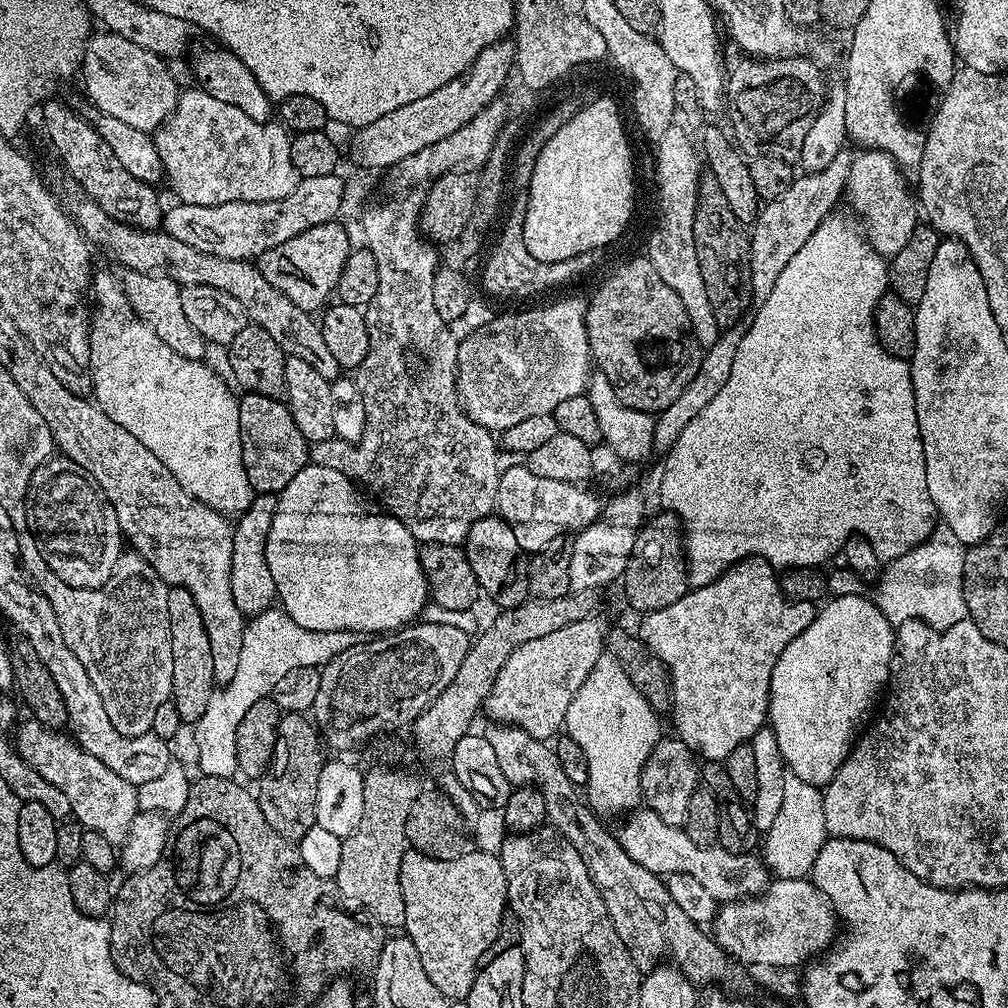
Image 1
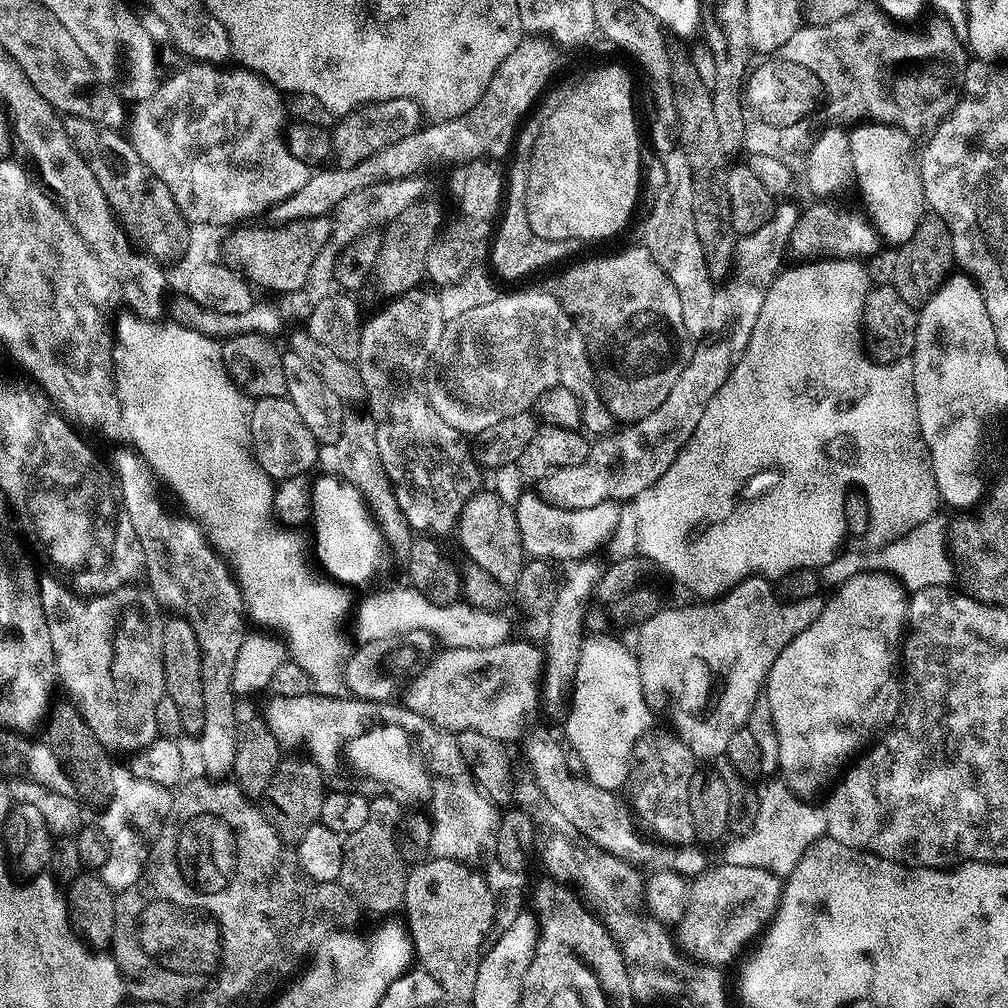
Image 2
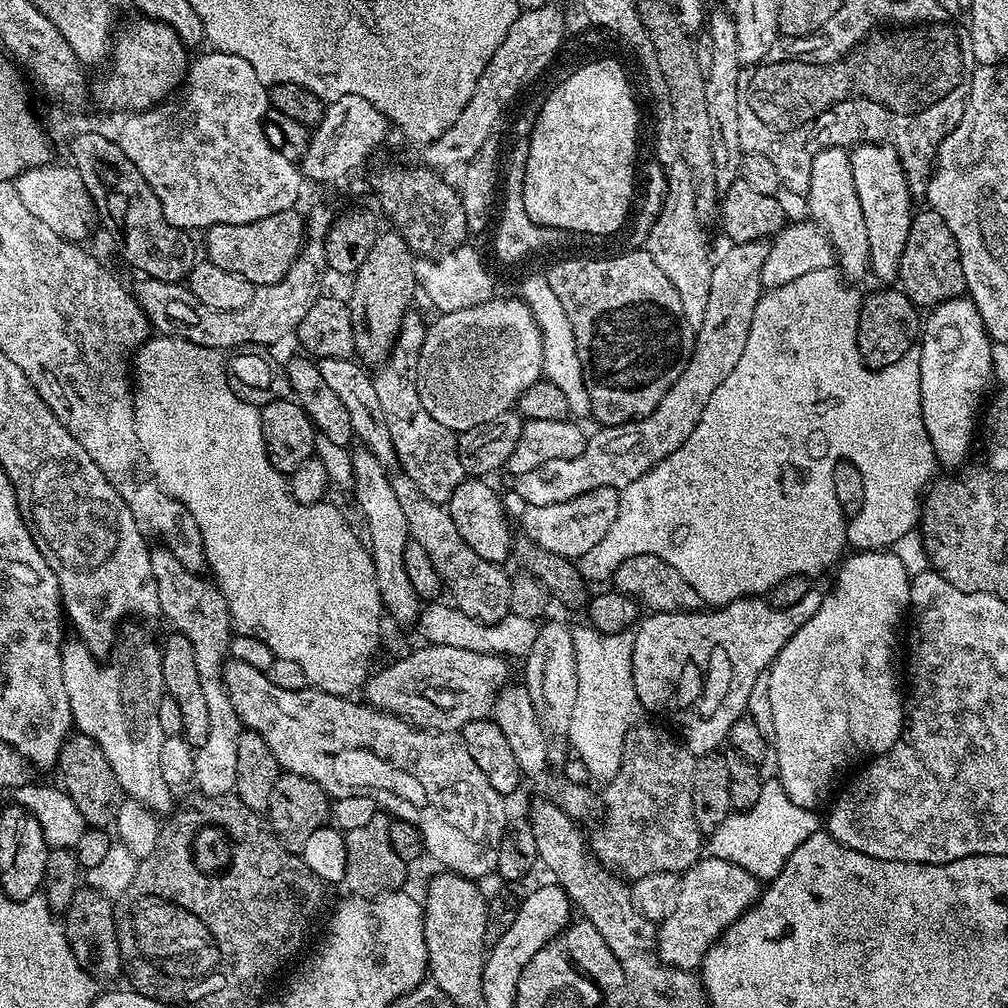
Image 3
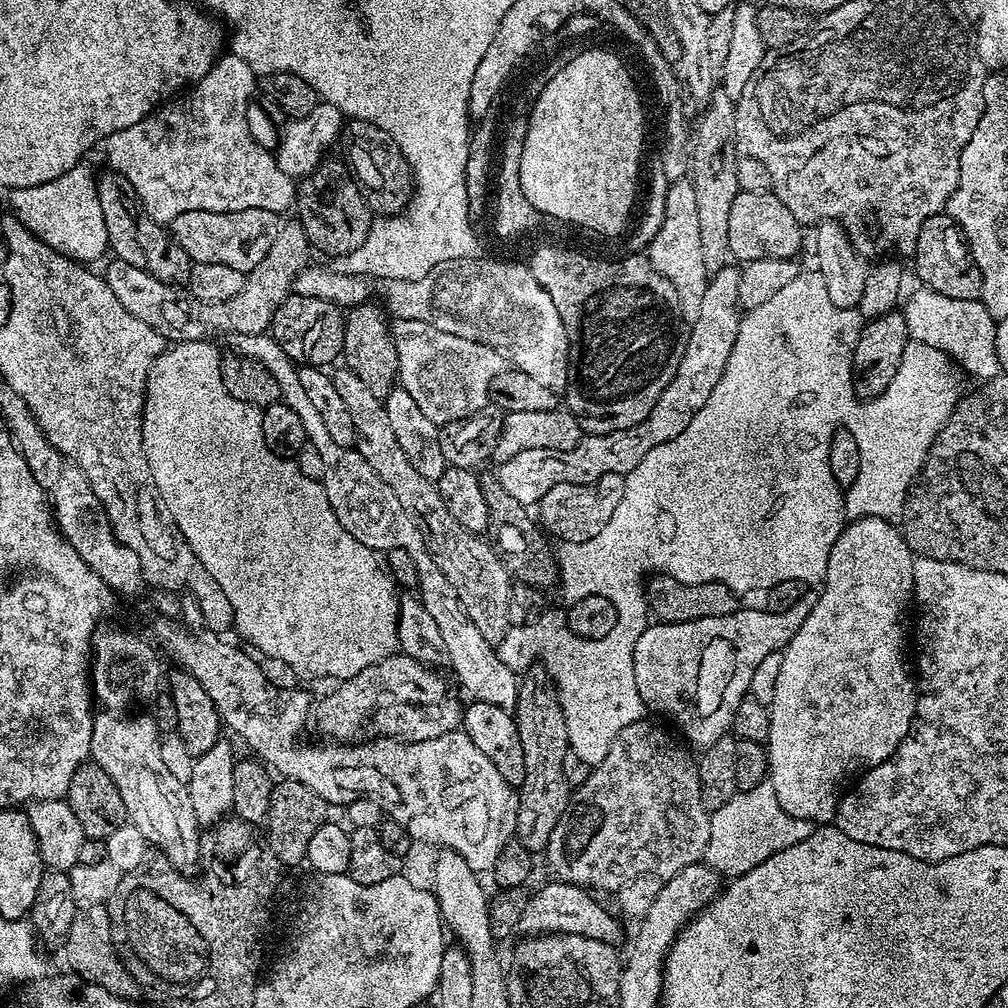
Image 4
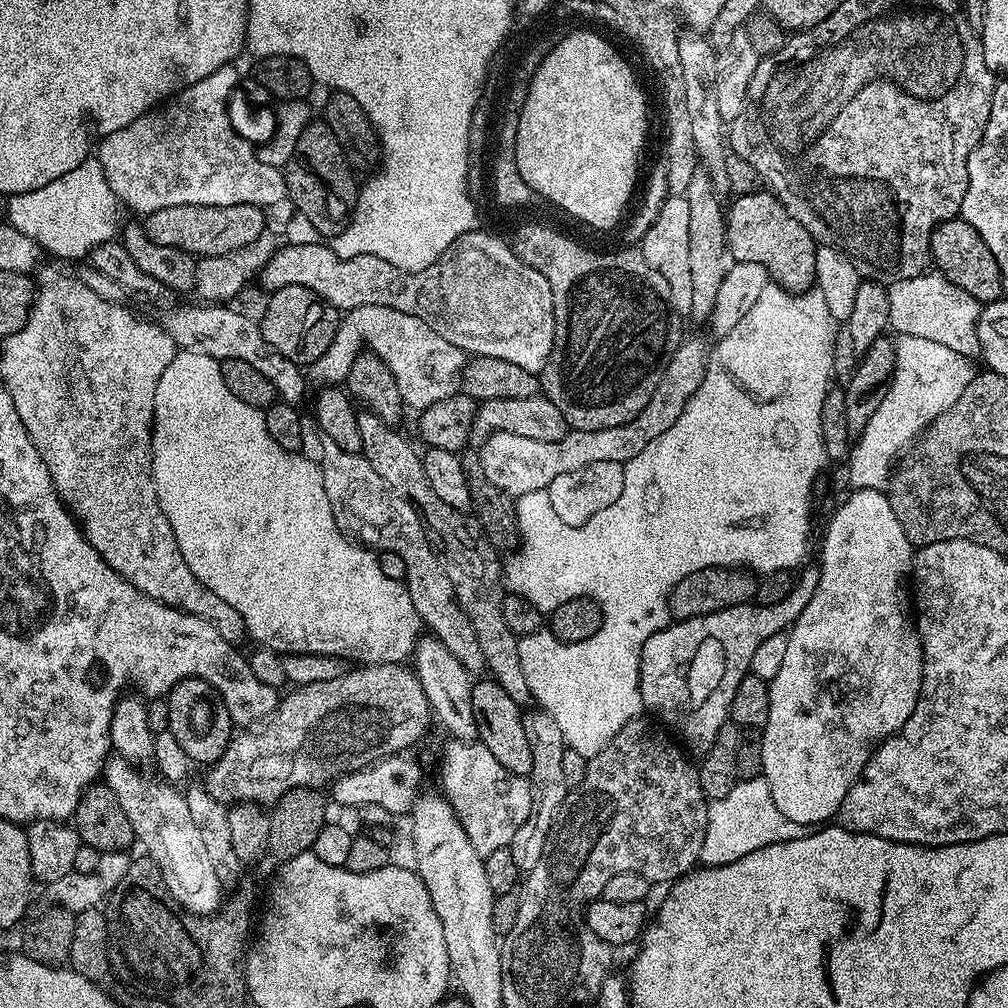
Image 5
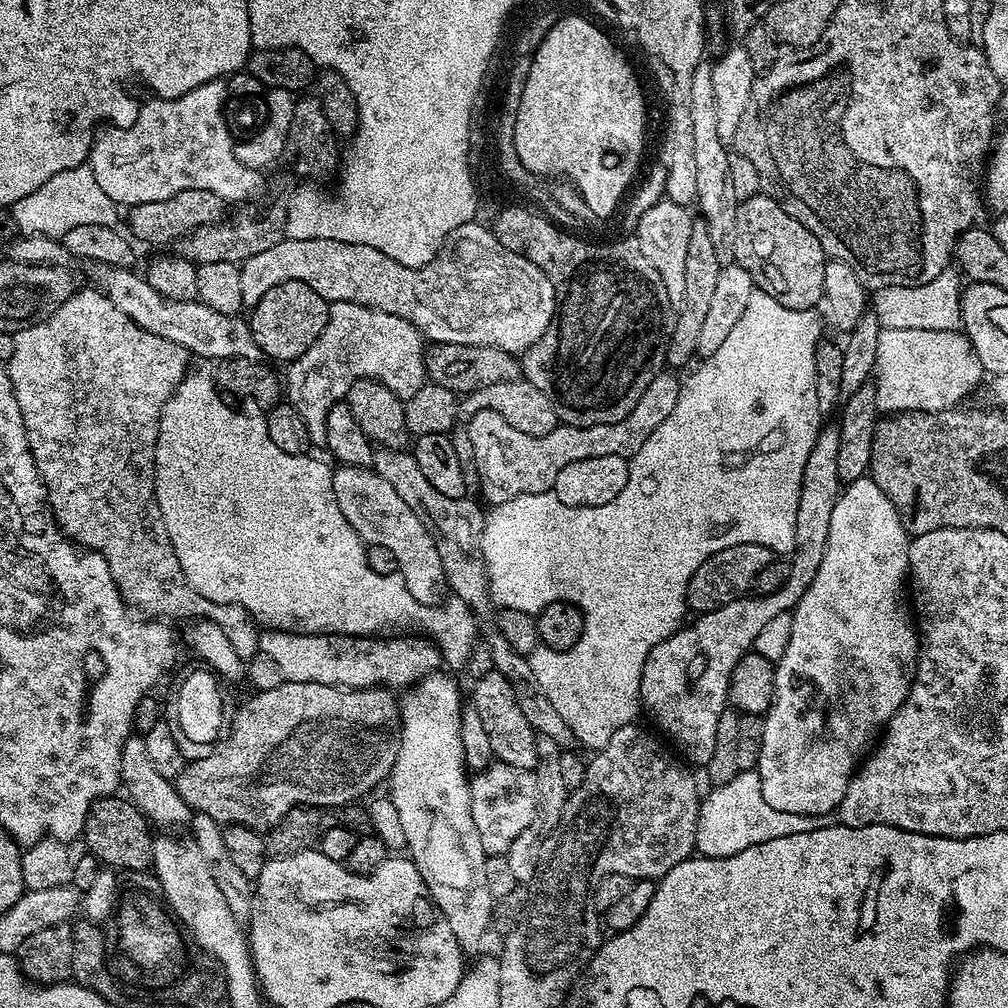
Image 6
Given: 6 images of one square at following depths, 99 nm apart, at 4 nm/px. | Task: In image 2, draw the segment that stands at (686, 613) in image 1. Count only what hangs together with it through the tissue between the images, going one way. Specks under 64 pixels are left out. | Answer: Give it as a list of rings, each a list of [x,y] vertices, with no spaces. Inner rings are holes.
[[[748,576],[729,592],[707,602],[692,602],[696,604],[688,604],[685,608],[661,607],[638,628],[640,681],[648,709],[657,717],[668,716],[671,731],[701,761],[712,762],[723,757],[730,746],[730,738],[747,725],[750,710],[754,710],[754,702],[762,695],[778,654],[822,614],[824,602],[825,597],[819,595],[785,604],[768,578]]]

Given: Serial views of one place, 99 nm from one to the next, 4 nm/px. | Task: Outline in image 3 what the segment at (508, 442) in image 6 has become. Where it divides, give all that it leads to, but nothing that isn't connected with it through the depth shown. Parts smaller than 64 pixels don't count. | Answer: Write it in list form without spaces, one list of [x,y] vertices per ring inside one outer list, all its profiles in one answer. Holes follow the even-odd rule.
[[[763,240],[746,242],[745,244],[732,244],[729,252],[724,257],[717,259],[712,266],[710,274],[710,299],[706,302],[706,315],[702,318],[702,326],[695,329],[694,343],[692,345],[692,357],[686,362],[682,374],[678,374],[678,382],[658,402],[658,406],[646,418],[635,420],[629,424],[613,424],[601,427],[588,436],[588,444],[578,454],[578,458],[558,458],[554,462],[546,462],[544,466],[538,466],[538,470],[526,470],[526,474],[515,477],[516,492],[524,499],[525,505],[548,506],[558,502],[566,502],[578,498],[587,492],[593,492],[599,488],[615,488],[623,490],[630,486],[642,474],[646,474],[658,462],[662,462],[682,442],[694,434],[694,426],[702,418],[702,410],[706,410],[706,402],[710,402],[710,394],[726,382],[730,370],[738,366],[738,358],[742,358],[742,350],[746,350],[746,338],[750,338],[750,322],[754,322],[754,310],[758,306],[762,295],[760,275],[762,274],[762,262],[766,262],[768,244]]]

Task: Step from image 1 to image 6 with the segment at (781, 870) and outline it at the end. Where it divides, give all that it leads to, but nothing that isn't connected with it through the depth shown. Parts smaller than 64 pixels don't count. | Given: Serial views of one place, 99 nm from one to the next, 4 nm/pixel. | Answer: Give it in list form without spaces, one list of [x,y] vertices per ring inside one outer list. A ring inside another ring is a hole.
[[[755,771],[739,772],[734,778],[730,778],[730,782],[721,784],[711,789],[712,793],[705,795],[700,802],[698,810],[698,826],[696,827],[696,852],[701,856],[729,856],[730,854],[738,854],[742,850],[746,850],[750,846],[758,846],[758,842],[770,842],[774,838],[787,838],[790,834],[806,834],[806,830],[818,830],[819,828],[829,828],[834,823],[831,815],[826,816],[807,816],[806,814],[786,814],[782,810],[774,810],[774,806],[770,806],[770,802],[766,802],[766,798],[762,798],[762,782],[758,779]]]

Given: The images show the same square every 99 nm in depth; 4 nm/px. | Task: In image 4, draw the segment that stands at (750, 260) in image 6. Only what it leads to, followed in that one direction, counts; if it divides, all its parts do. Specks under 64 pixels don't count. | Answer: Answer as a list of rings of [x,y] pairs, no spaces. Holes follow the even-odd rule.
[[[771,190],[767,192],[739,192],[730,206],[730,250],[732,260],[790,260],[797,254],[804,240],[805,229],[782,206]]]

